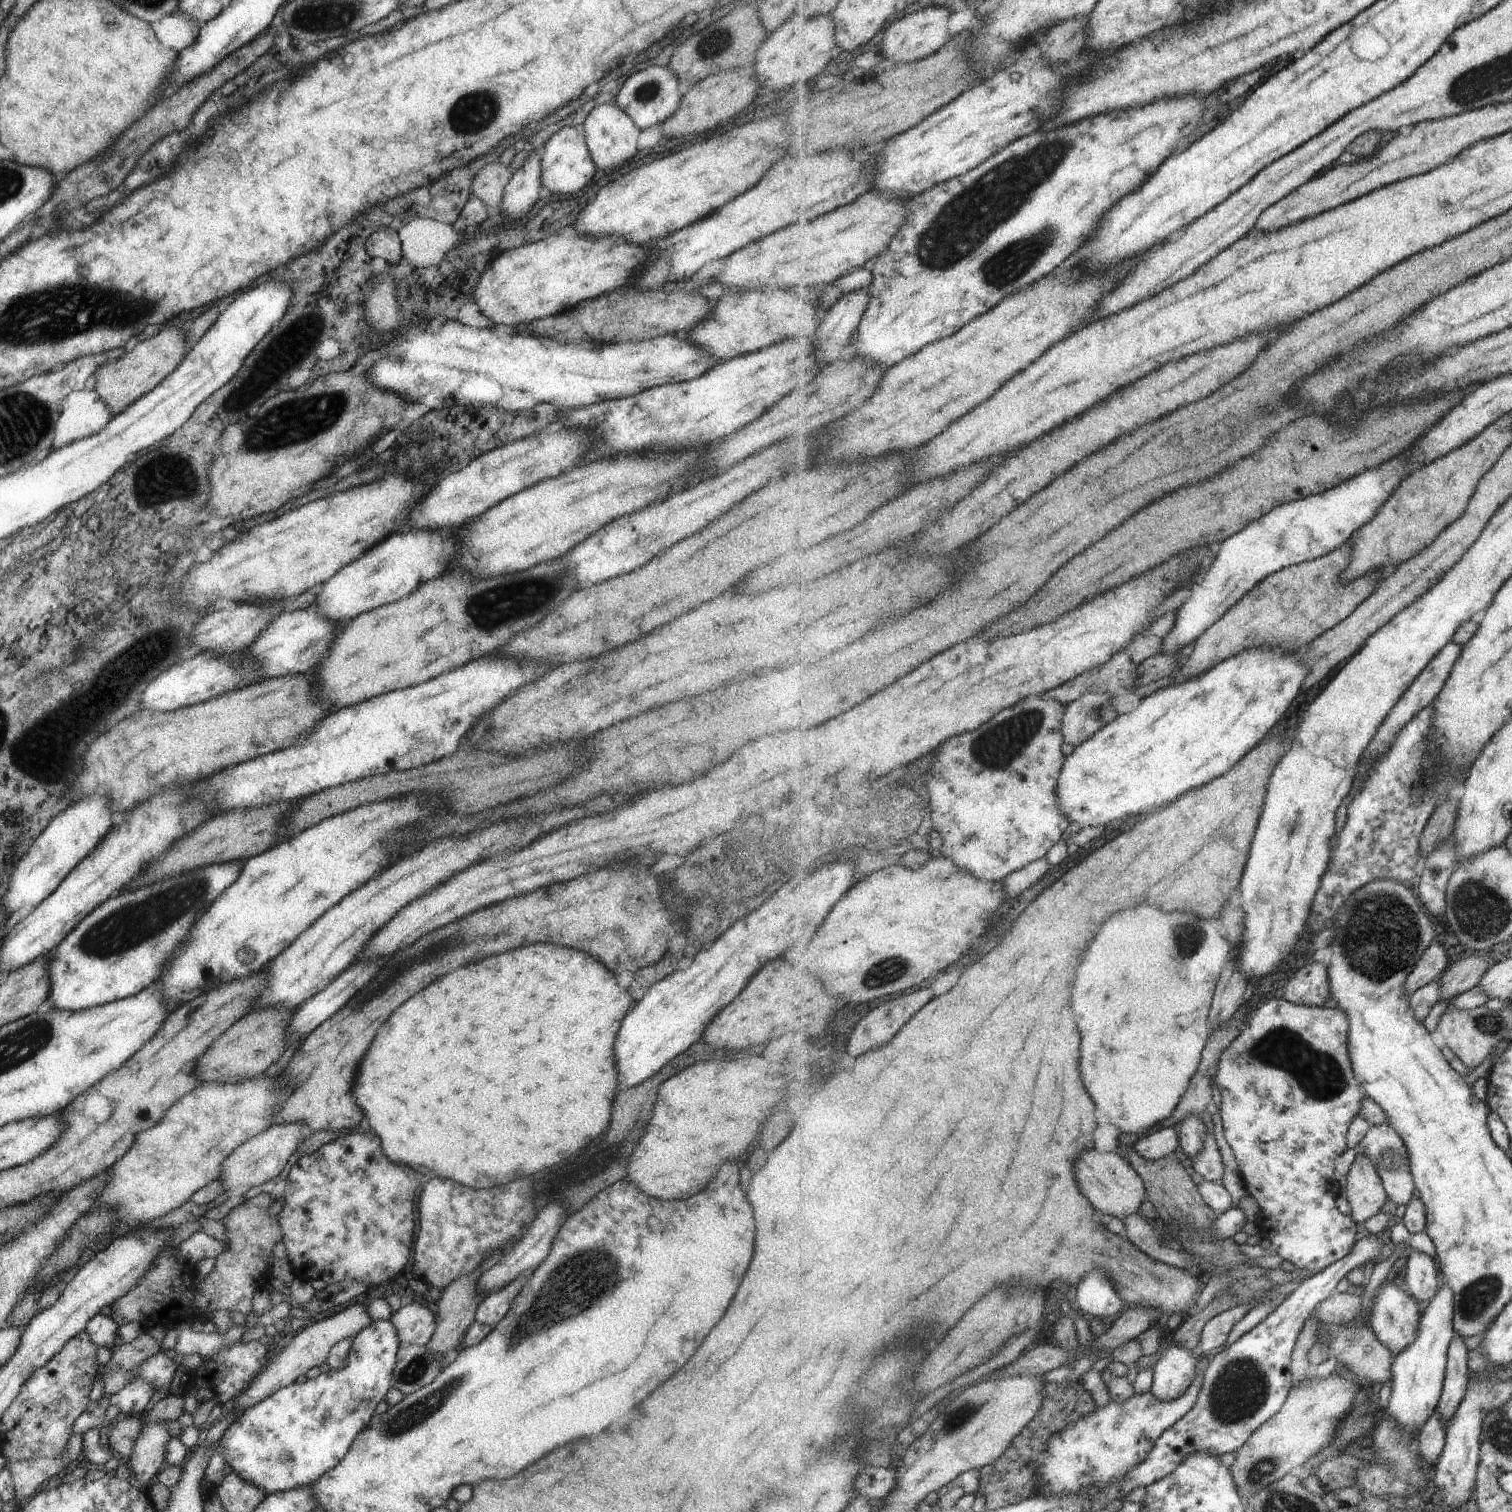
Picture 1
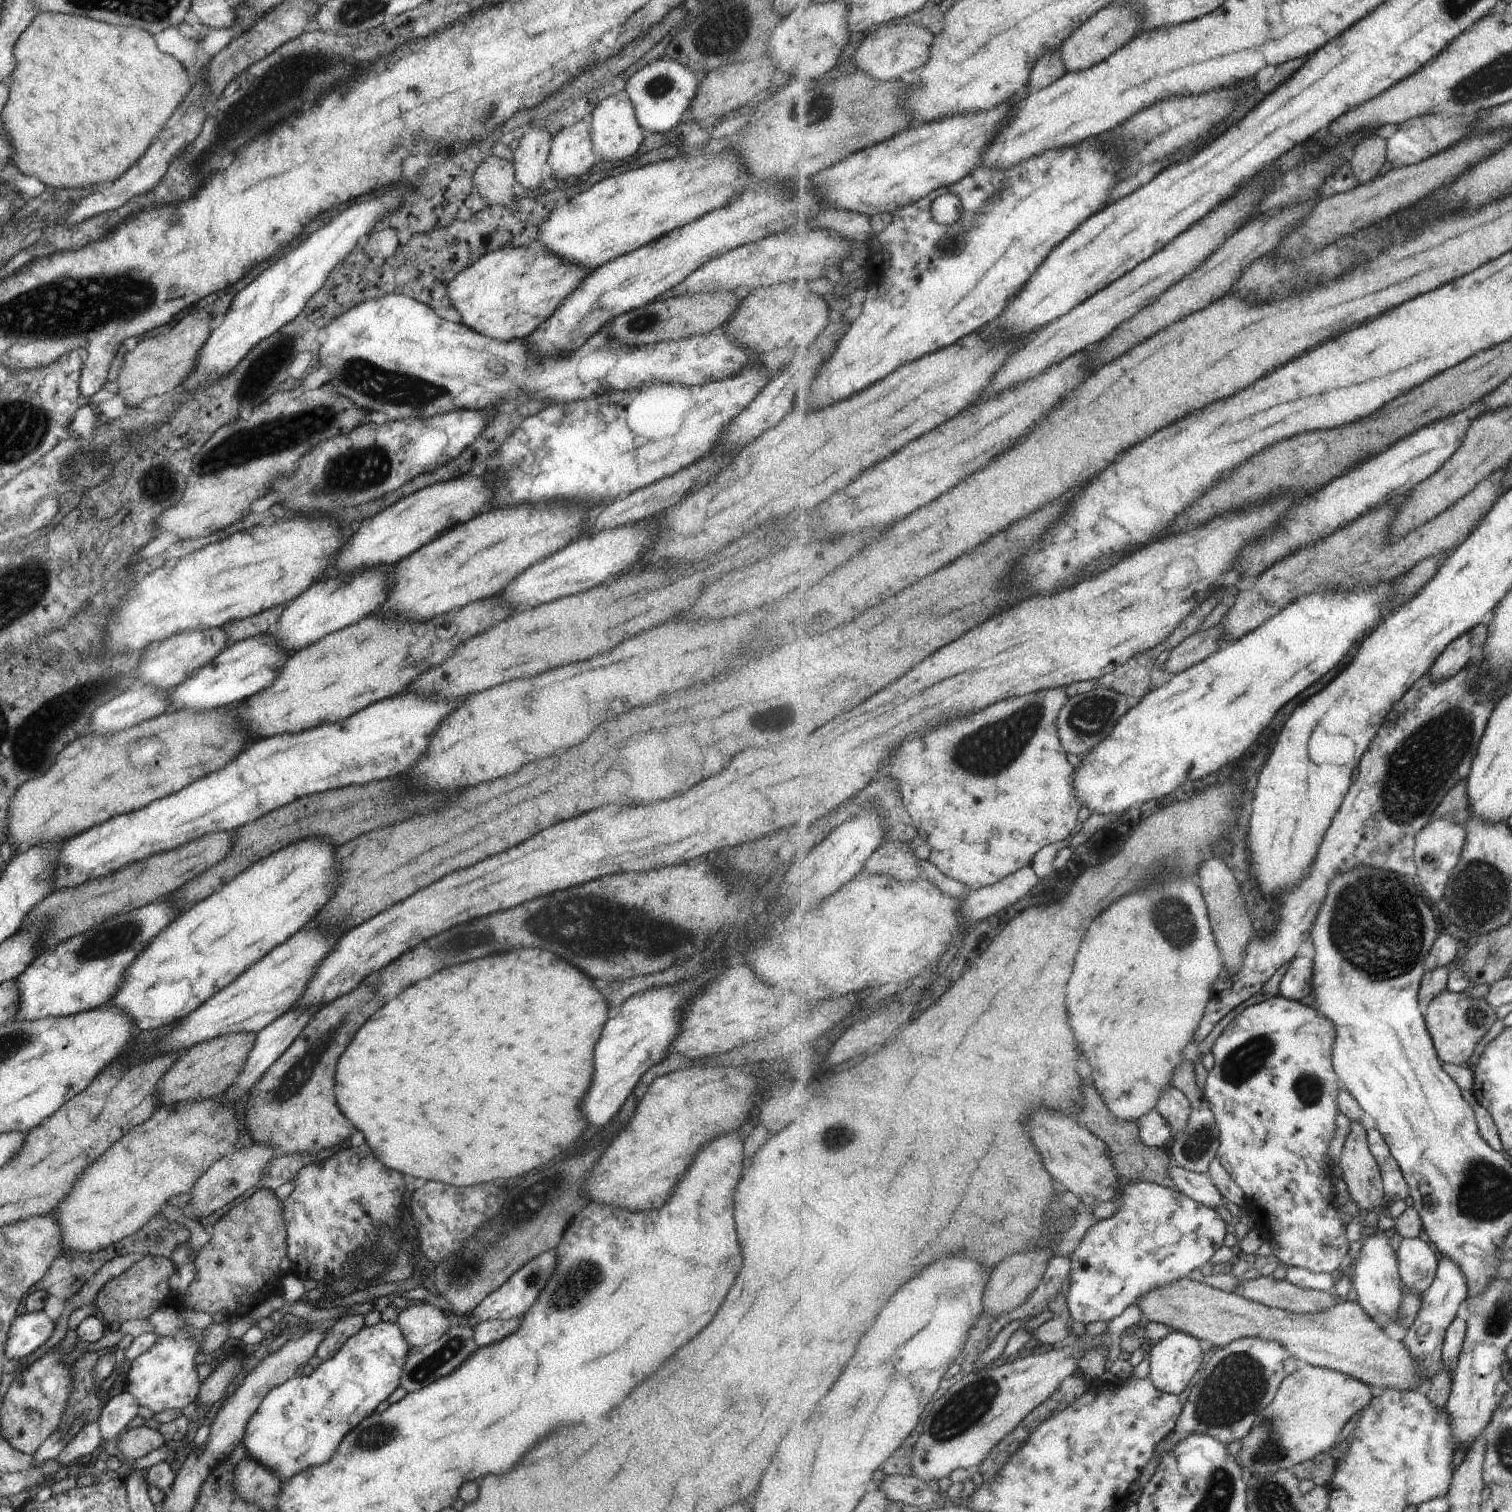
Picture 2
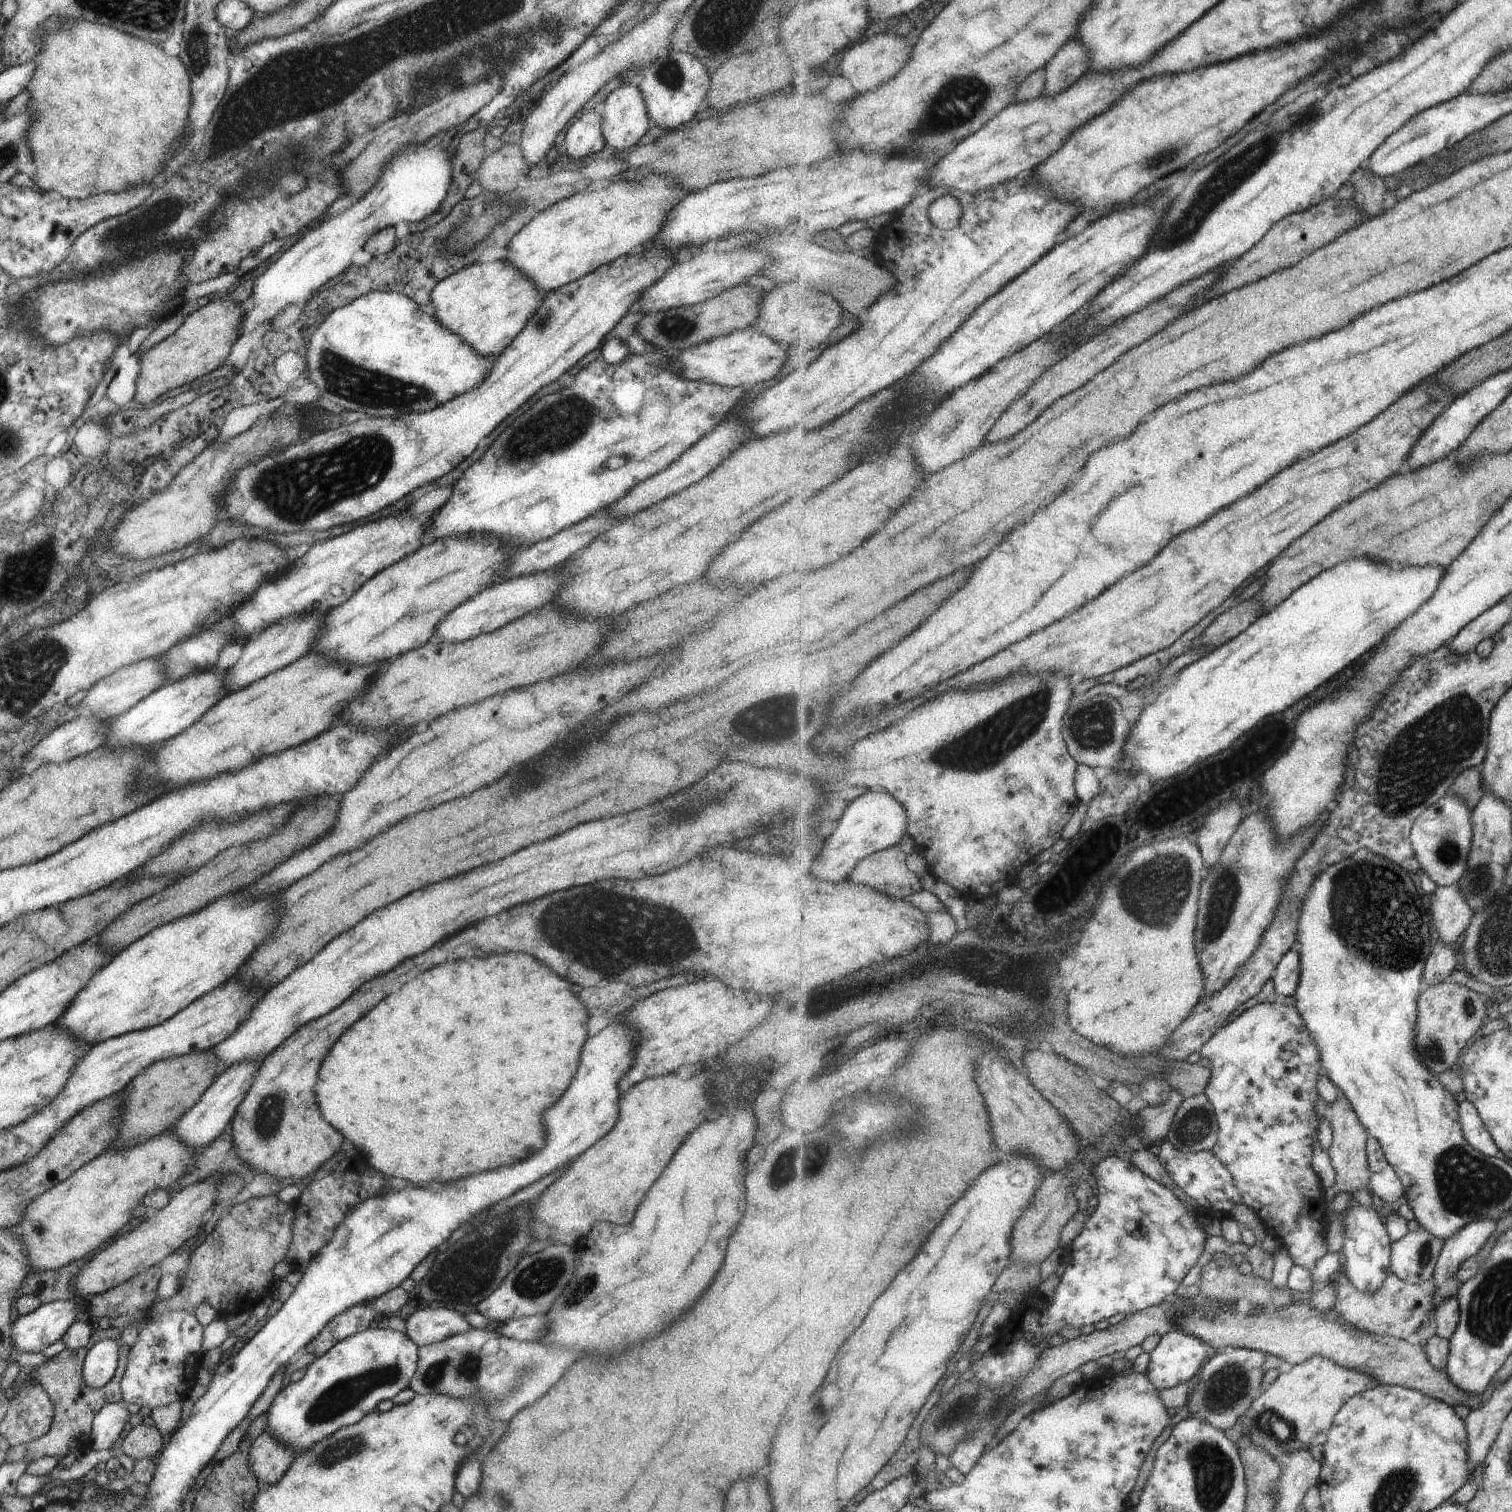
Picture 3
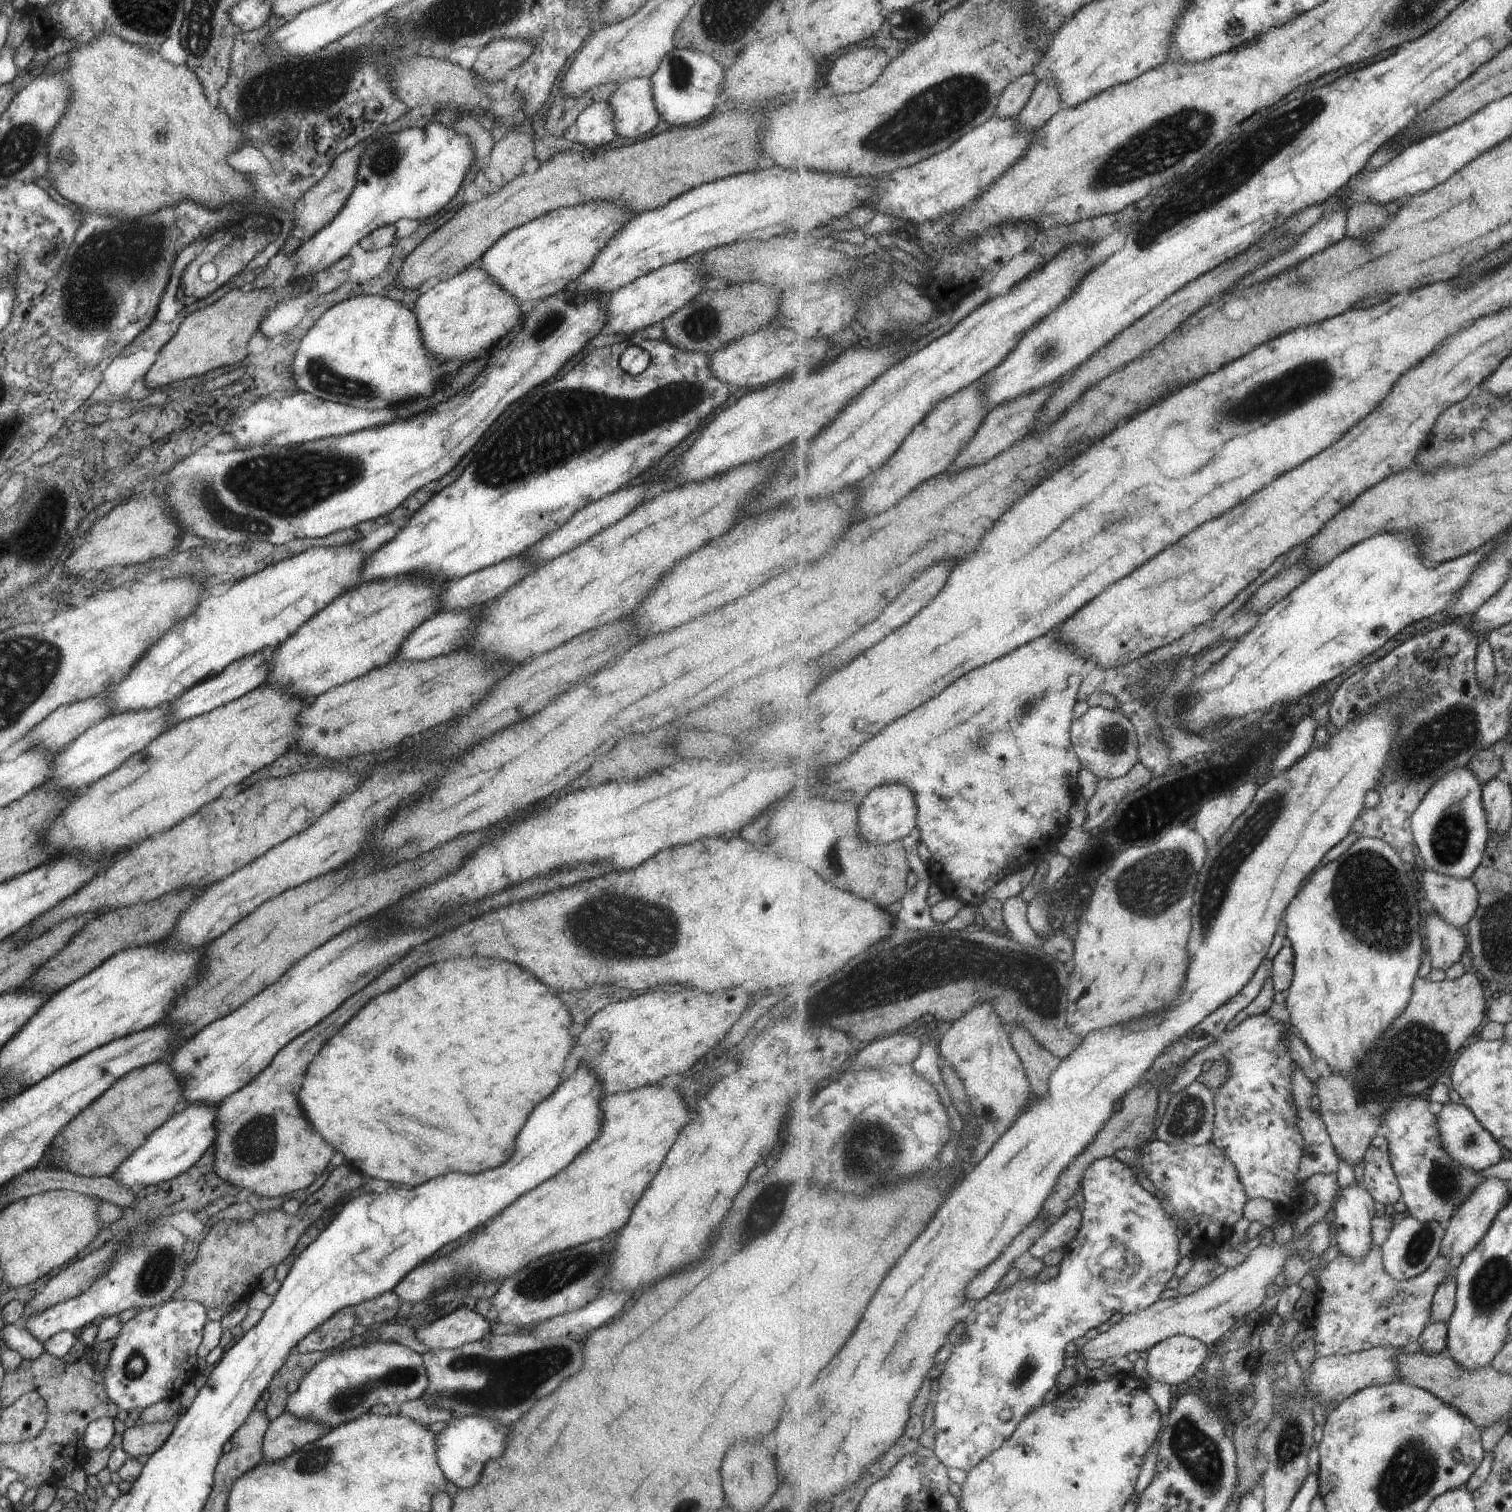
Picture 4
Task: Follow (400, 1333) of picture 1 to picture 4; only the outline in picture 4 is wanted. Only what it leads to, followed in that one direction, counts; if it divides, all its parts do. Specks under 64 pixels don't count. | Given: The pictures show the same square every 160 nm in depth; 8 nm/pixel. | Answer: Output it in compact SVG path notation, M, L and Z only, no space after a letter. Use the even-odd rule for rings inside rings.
M464 1307L440 1316L440 1318L428 1322L425 1326L419 1326L417 1330L414 1330L414 1335L416 1339L425 1344L428 1349L452 1349L491 1335L489 1330L490 1326L491 1323L481 1317L481 1315L475 1313L473 1309L468 1310Z

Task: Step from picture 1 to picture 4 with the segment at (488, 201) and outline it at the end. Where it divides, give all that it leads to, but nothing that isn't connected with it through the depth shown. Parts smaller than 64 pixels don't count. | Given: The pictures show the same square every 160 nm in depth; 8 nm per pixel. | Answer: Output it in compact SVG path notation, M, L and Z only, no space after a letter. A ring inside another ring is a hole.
M513 127L500 140L494 142L488 154L488 163L481 168L488 187L501 188L519 173L523 164L533 158L533 137Z

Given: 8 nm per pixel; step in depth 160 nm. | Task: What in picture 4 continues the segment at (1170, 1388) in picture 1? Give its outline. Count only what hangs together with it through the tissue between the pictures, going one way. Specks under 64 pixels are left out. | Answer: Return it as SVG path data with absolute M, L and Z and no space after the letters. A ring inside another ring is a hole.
M1175 1335L1149 1351L1148 1376L1164 1385L1183 1384L1202 1369L1212 1355L1212 1349L1202 1340L1187 1335Z

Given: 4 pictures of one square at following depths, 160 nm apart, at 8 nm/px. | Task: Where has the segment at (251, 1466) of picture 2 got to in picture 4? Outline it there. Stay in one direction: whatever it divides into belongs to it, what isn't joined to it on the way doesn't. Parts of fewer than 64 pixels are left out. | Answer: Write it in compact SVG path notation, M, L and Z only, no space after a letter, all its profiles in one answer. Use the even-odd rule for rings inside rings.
M287 1411L276 1416L262 1438L263 1461L281 1460L301 1446L315 1440L325 1432L325 1428L318 1423L305 1419L298 1419Z

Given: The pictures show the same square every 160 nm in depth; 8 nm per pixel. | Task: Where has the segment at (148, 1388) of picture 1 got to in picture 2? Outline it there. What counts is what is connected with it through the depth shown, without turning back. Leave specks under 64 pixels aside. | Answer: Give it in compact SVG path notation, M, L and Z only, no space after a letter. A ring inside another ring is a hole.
M125 1390L109 1397L100 1410L97 1420L100 1438L104 1440L117 1439L125 1430L127 1422L137 1416L138 1406L136 1398Z

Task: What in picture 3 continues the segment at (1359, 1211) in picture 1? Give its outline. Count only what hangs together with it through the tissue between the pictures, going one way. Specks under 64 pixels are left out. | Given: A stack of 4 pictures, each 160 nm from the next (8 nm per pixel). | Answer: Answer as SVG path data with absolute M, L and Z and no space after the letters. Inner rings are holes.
M1340 1090L1340 1099L1331 1105L1332 1115L1330 1124L1334 1128L1334 1144L1328 1150L1331 1164L1336 1171L1336 1184L1340 1191L1348 1193L1359 1192L1359 1190L1369 1191L1372 1172L1368 1159L1368 1141L1370 1140L1370 1131L1358 1117L1354 1106L1347 1098L1347 1095Z

